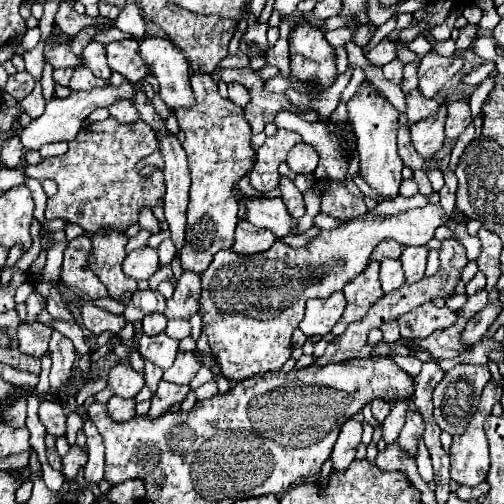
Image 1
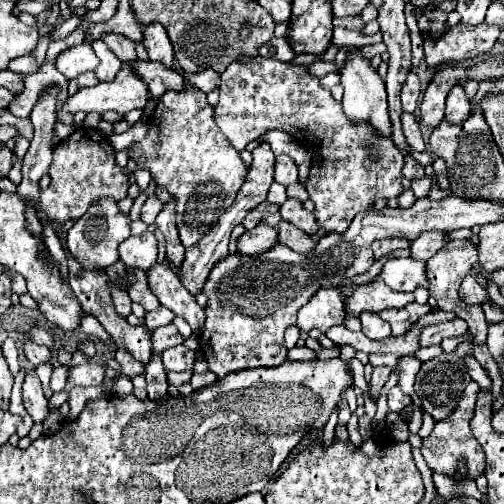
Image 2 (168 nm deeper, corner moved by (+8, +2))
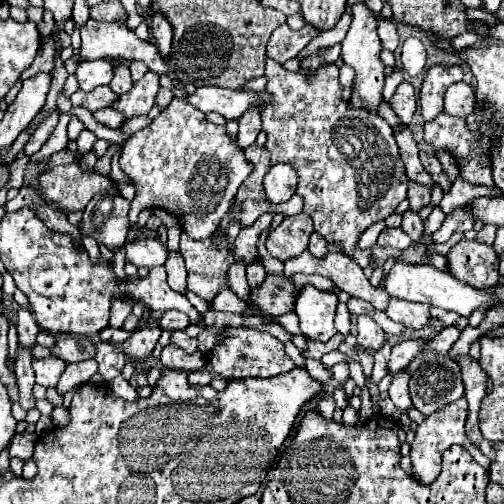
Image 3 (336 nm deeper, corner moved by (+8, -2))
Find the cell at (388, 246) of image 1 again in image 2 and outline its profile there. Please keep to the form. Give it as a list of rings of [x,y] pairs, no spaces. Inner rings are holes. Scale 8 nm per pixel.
[[[392,238],[392,240],[376,240],[376,244],[372,244],[372,250],[374,250],[374,258],[376,260],[380,260],[380,258],[384,258],[384,256],[388,256],[388,254],[392,254],[394,250],[398,250],[398,248],[408,248],[408,240],[400,240],[400,238]]]

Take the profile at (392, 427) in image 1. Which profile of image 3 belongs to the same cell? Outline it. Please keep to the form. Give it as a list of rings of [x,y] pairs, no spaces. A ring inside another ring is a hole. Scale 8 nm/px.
[[[398,372],[396,376],[392,376],[392,384],[388,388],[388,394],[390,394],[390,400],[400,408],[400,410],[408,410],[412,408],[412,400],[410,400],[410,394],[408,394],[408,372]]]

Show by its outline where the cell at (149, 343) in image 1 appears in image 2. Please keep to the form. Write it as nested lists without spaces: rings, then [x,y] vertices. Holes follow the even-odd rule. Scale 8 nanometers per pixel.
[[[172,324],[156,328],[152,332],[150,340],[152,340],[152,354],[160,354],[166,348],[172,348],[172,346],[178,346],[178,344],[184,342],[184,338],[178,334],[178,330]]]

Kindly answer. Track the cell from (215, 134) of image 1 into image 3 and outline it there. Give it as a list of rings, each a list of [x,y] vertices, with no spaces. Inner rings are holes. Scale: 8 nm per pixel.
[[[174,98],[148,128],[132,134],[122,148],[120,168],[136,186],[130,224],[136,224],[140,210],[161,208],[174,214],[182,230],[194,240],[212,236],[230,200],[252,172],[252,164],[246,160],[238,142],[228,136],[226,126],[208,122],[204,112],[180,98]]]

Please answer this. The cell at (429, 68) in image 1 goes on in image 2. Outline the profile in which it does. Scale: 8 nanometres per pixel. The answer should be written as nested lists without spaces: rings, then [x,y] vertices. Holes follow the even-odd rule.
[[[462,24],[452,26],[444,38],[423,41],[426,68],[436,70],[444,62],[464,62],[490,52],[498,38],[498,32],[498,26],[488,24],[478,24],[476,28]]]

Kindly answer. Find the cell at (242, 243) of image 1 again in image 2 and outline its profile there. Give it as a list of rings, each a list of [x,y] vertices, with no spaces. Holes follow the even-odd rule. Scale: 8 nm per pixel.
[[[260,222],[256,228],[246,230],[246,232],[238,238],[238,242],[236,242],[236,252],[254,256],[254,254],[260,254],[260,252],[272,248],[272,244],[276,244],[276,242],[278,242],[278,238],[276,238],[276,228],[266,226],[266,224]]]

